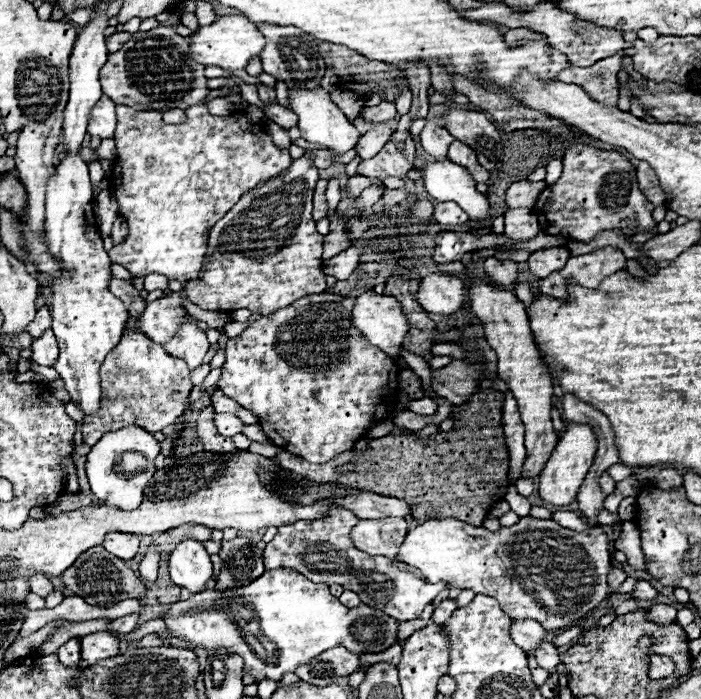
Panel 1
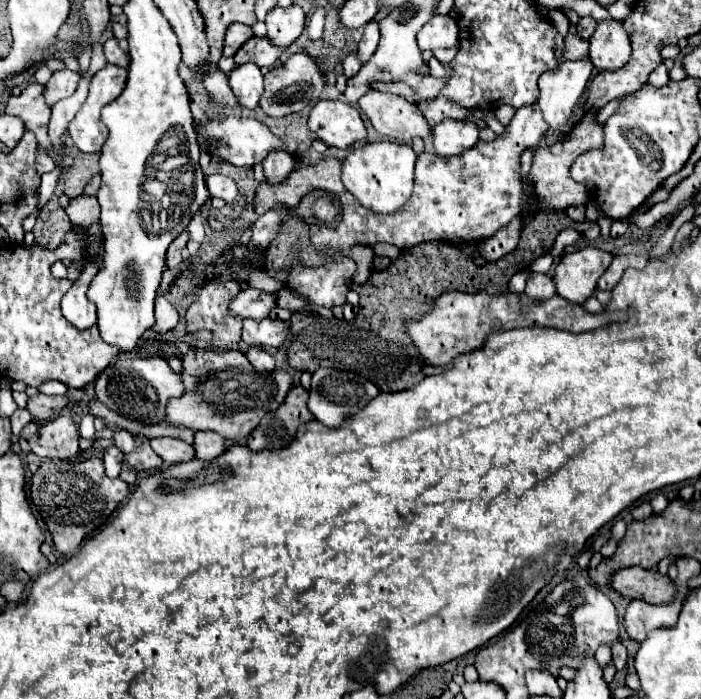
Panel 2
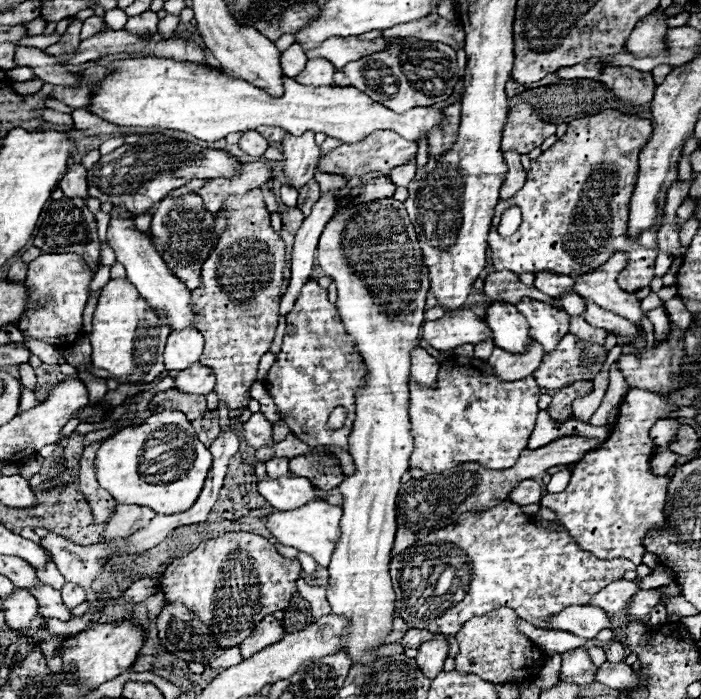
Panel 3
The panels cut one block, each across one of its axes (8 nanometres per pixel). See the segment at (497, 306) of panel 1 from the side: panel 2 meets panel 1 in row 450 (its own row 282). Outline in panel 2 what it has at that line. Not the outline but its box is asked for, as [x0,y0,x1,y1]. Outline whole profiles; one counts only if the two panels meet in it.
[524,272,556,300]

